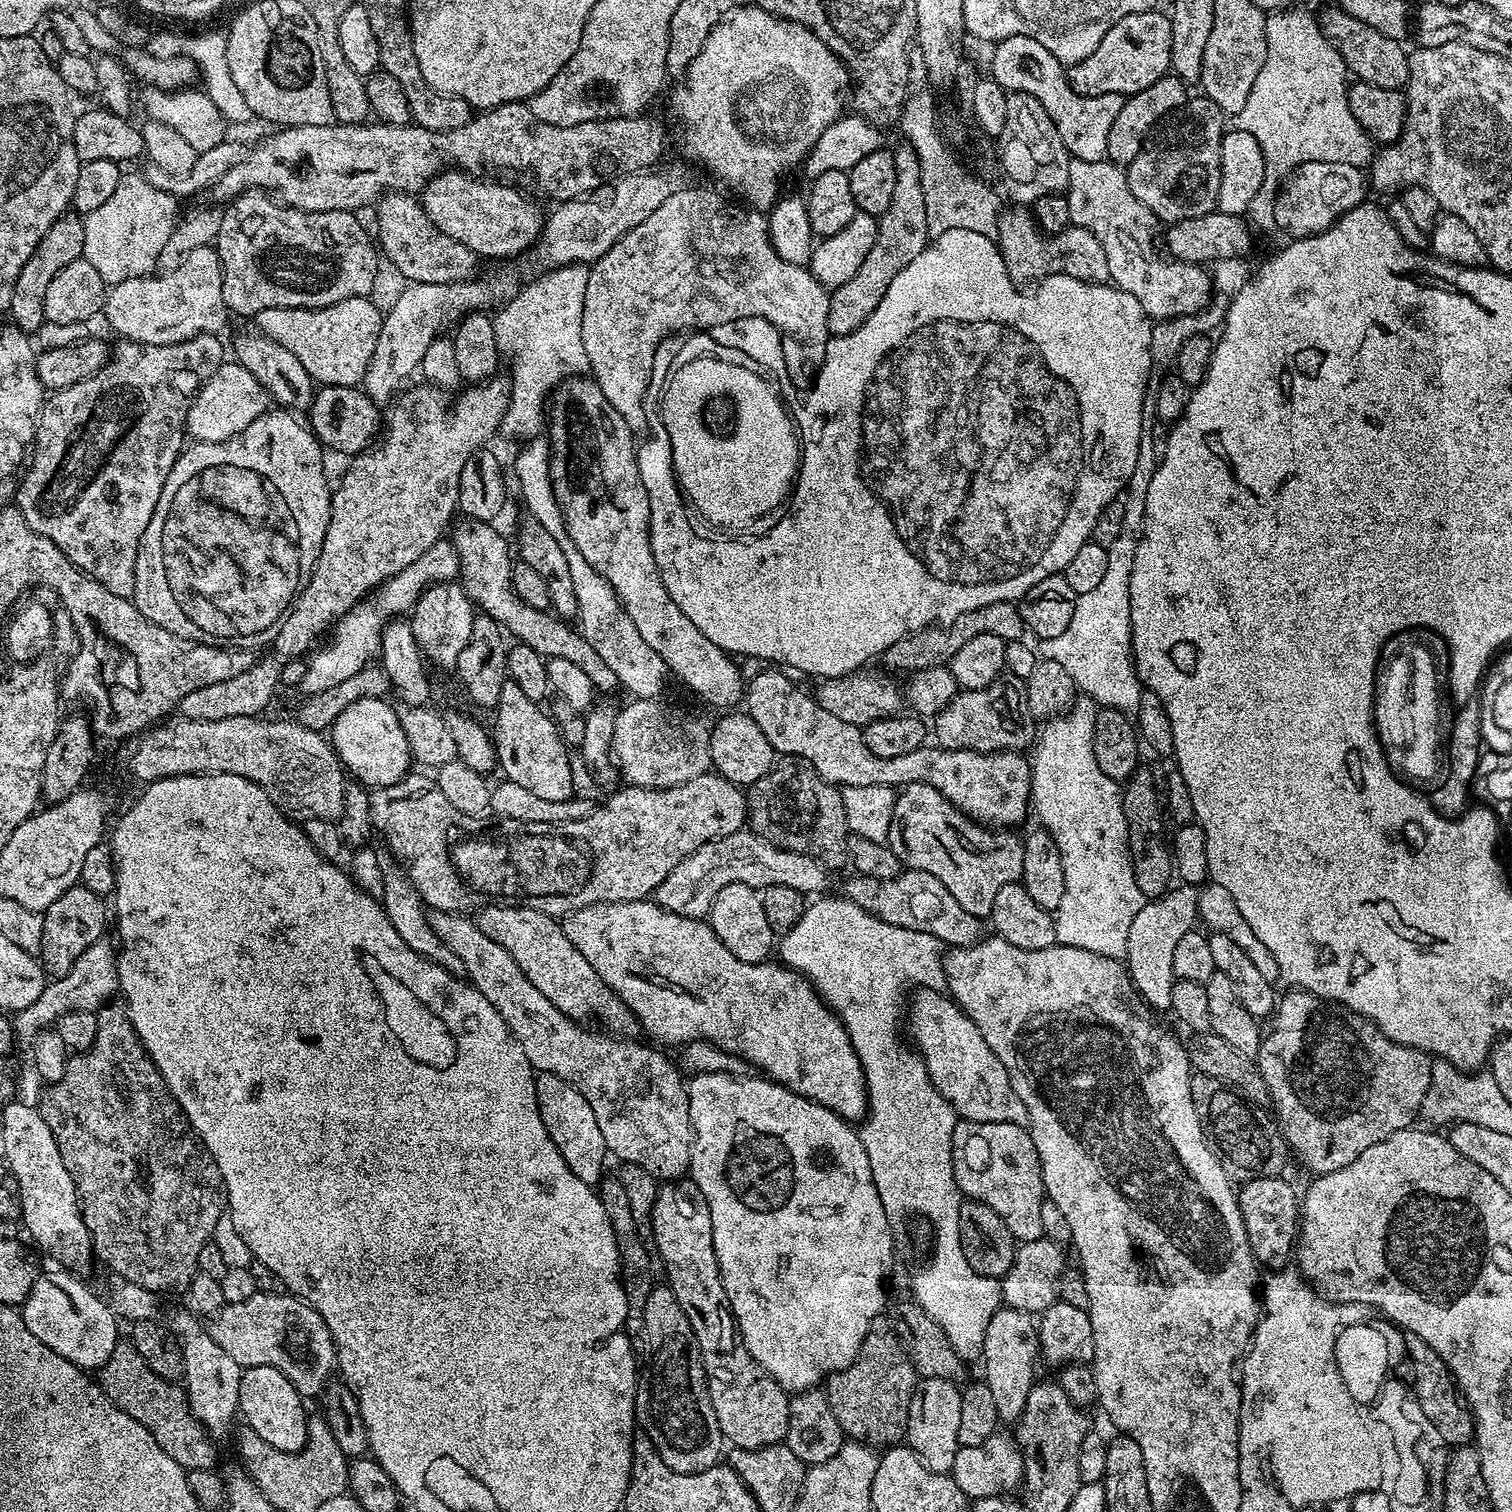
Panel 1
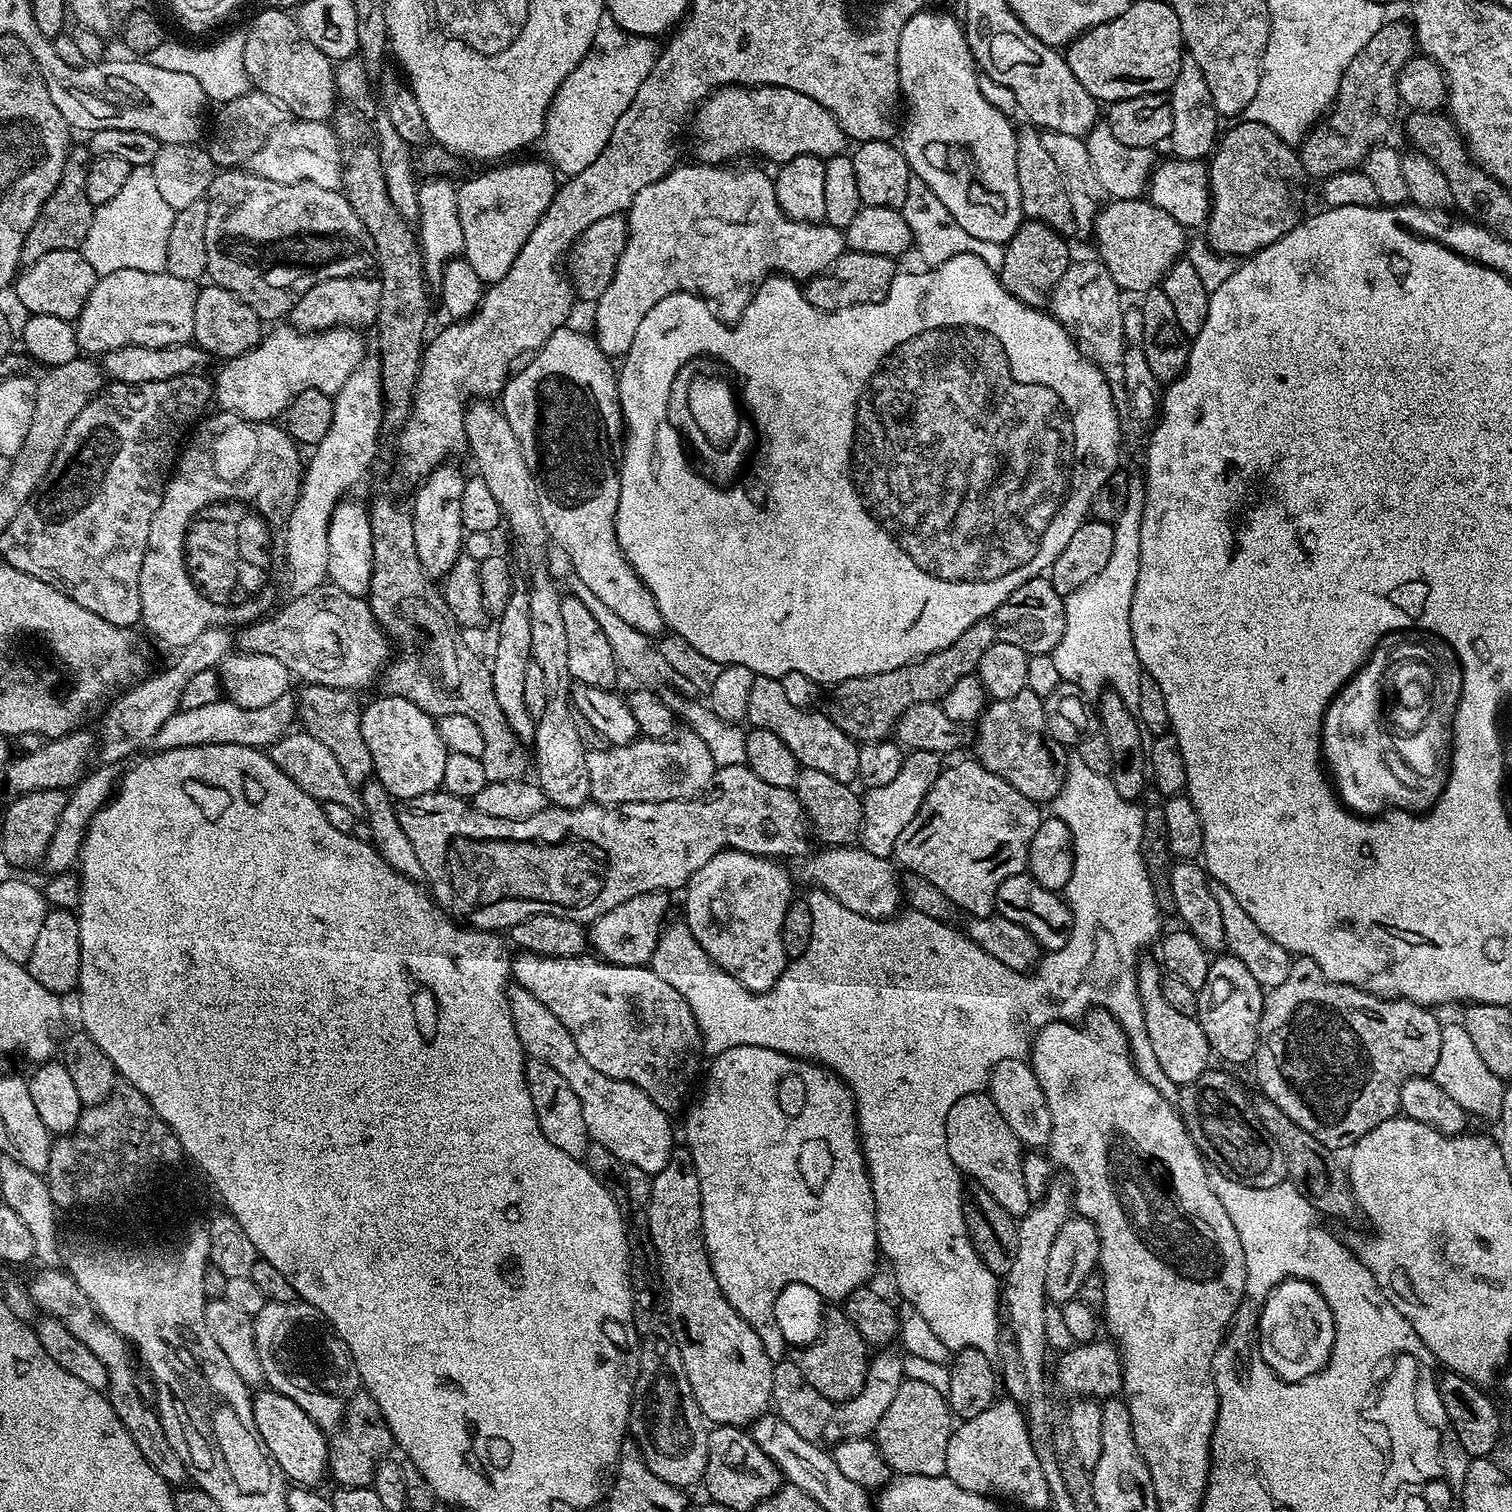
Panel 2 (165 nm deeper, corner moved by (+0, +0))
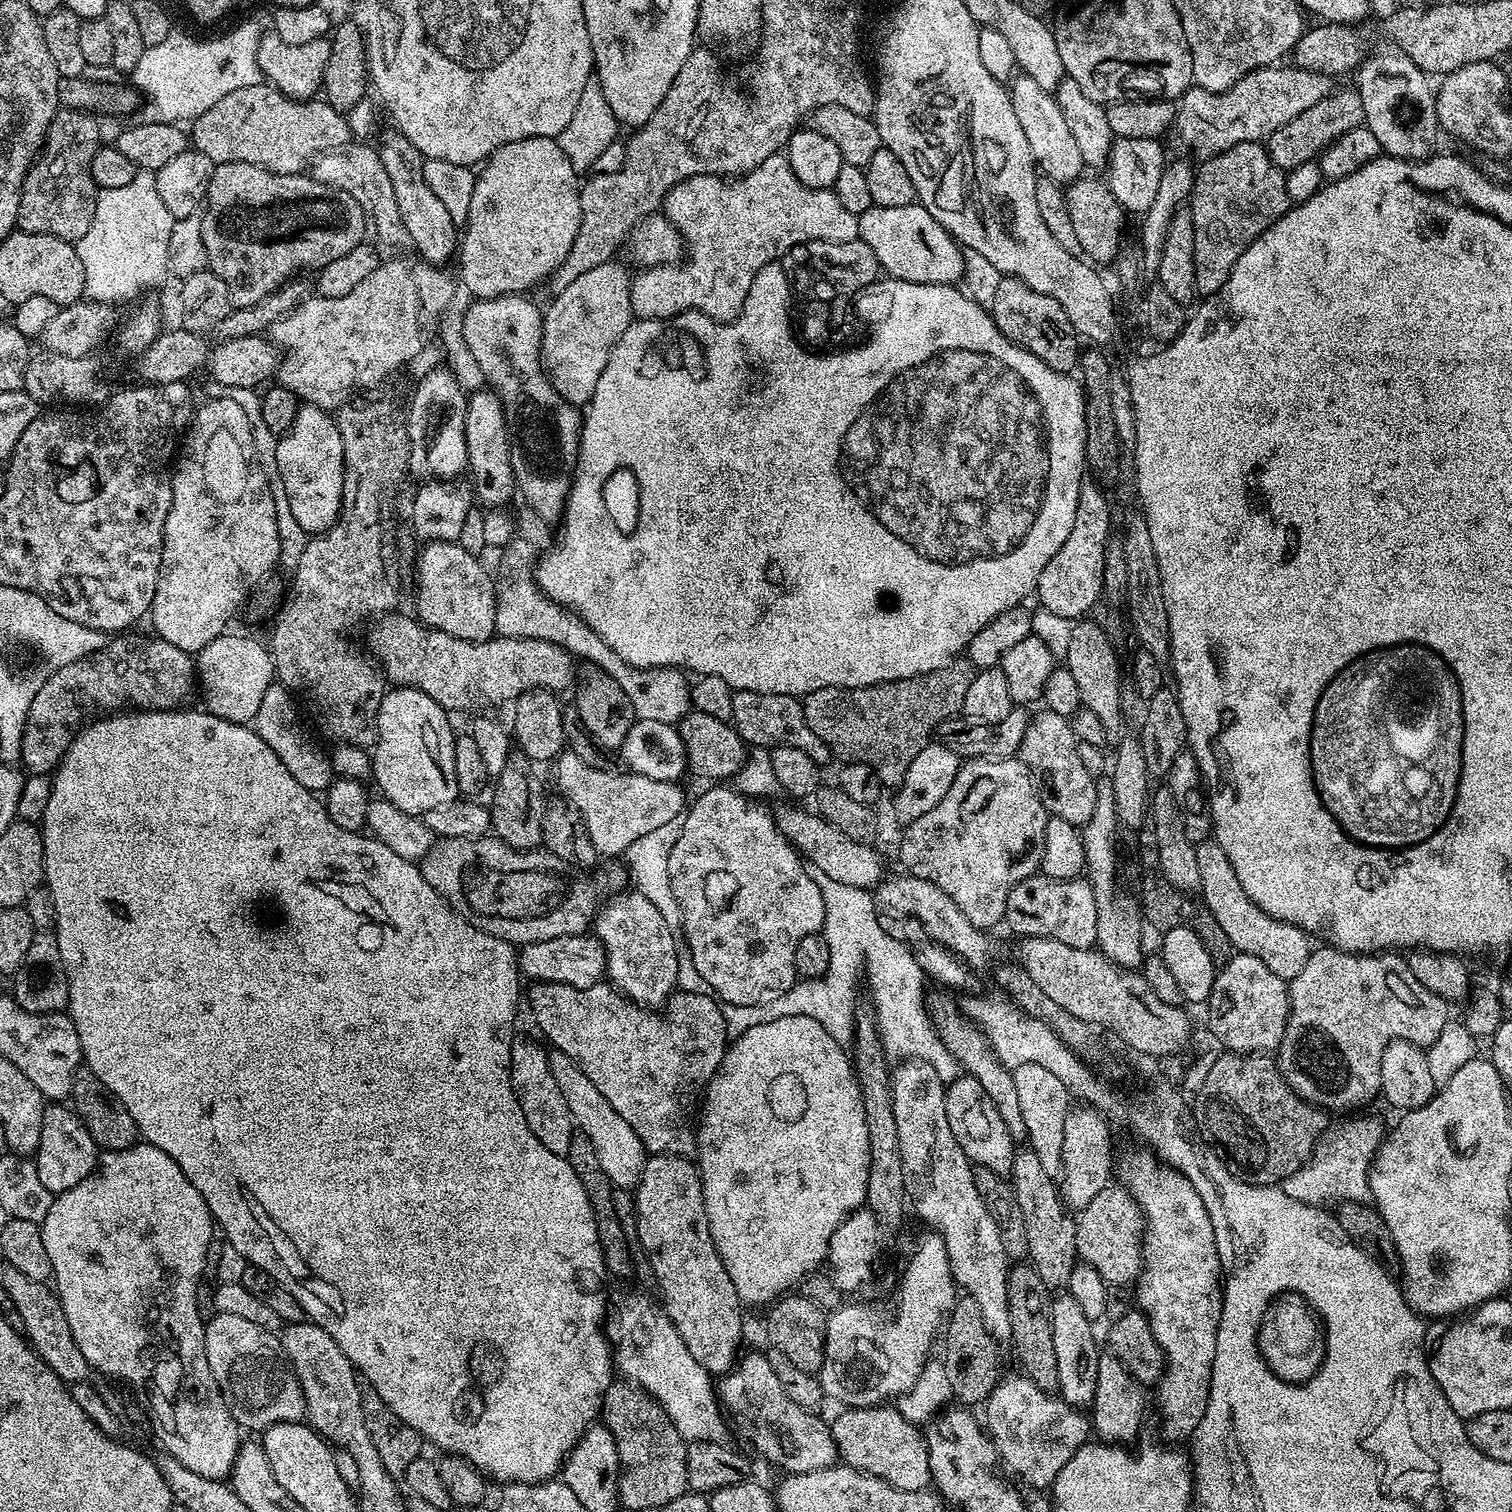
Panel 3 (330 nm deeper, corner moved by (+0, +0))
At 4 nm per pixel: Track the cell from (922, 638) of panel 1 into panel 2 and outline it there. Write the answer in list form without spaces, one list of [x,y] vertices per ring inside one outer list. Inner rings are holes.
[[[991,619],[979,620],[963,632],[946,650],[938,650],[921,660],[913,660],[898,670],[886,670],[869,676],[843,680],[831,689],[826,714],[846,735],[854,741],[869,744],[886,740],[893,735],[898,718],[910,706],[918,702],[940,702],[958,682],[958,678],[971,676],[982,662],[982,654],[995,644],[996,626]]]

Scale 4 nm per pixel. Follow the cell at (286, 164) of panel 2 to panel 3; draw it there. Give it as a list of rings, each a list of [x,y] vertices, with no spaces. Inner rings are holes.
[[[352,142],[339,150],[320,153],[311,161],[310,175],[326,186],[334,186],[350,194],[350,198],[362,206],[371,231],[372,228],[376,231],[375,239],[381,245],[396,244],[405,239],[405,234],[402,214],[398,214],[398,202],[394,198],[394,186],[390,186],[390,178],[386,175],[386,166],[382,166],[379,151],[375,147],[367,148],[364,144],[367,143]]]

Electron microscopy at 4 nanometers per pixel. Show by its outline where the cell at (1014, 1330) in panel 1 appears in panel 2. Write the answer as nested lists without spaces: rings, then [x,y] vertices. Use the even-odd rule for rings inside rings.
[[[1010,1398],[996,1401],[977,1417],[961,1421],[946,1446],[946,1472],[956,1485],[980,1495],[1016,1502],[1028,1510],[1046,1510],[1051,1505],[1050,1490],[1040,1457],[1028,1438],[1025,1413]]]

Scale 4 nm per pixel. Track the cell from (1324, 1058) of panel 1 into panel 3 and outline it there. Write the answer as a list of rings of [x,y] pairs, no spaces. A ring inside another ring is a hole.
[[[1331,946],[1320,947],[1324,948],[1317,947],[1306,958],[1306,966],[1302,966],[1298,978],[1288,981],[1290,1010],[1286,1018],[1286,1030],[1282,1034],[1279,1048],[1274,1053],[1274,1059],[1280,1068],[1282,1078],[1290,1086],[1290,1090],[1294,1090],[1294,1094],[1301,1096],[1307,1104],[1313,1104],[1316,1108],[1323,1108],[1325,1113],[1333,1114],[1332,1112],[1348,1112],[1351,1108],[1360,1108],[1363,1104],[1370,1103],[1375,1096],[1379,1097],[1381,1095],[1380,1063],[1388,1043],[1392,1040],[1405,1040],[1411,1044],[1417,1044],[1422,1049],[1427,1049],[1428,1045],[1436,1041],[1438,1034],[1442,1034],[1442,1030],[1450,1022],[1450,1016],[1448,1016],[1450,1004],[1449,1001],[1438,998],[1438,994],[1430,994],[1430,990],[1426,990],[1426,986],[1422,986],[1422,982],[1418,982],[1418,978],[1410,974],[1408,961],[1403,955],[1393,954],[1391,951],[1365,954],[1363,952],[1344,952],[1340,948]]]

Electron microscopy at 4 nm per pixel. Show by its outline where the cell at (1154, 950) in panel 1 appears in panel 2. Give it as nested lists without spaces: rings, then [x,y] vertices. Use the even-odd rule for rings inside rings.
[[[1143,957],[1136,969],[1138,978],[1139,1000],[1142,1002],[1143,1018],[1146,1023],[1146,1034],[1150,1037],[1150,1044],[1157,1055],[1158,1064],[1163,1073],[1178,1086],[1196,1081],[1209,1069],[1212,1051],[1209,1040],[1203,1033],[1201,1024],[1195,1017],[1184,1015],[1167,1005],[1163,997],[1161,982],[1164,977],[1163,969],[1157,959]]]

